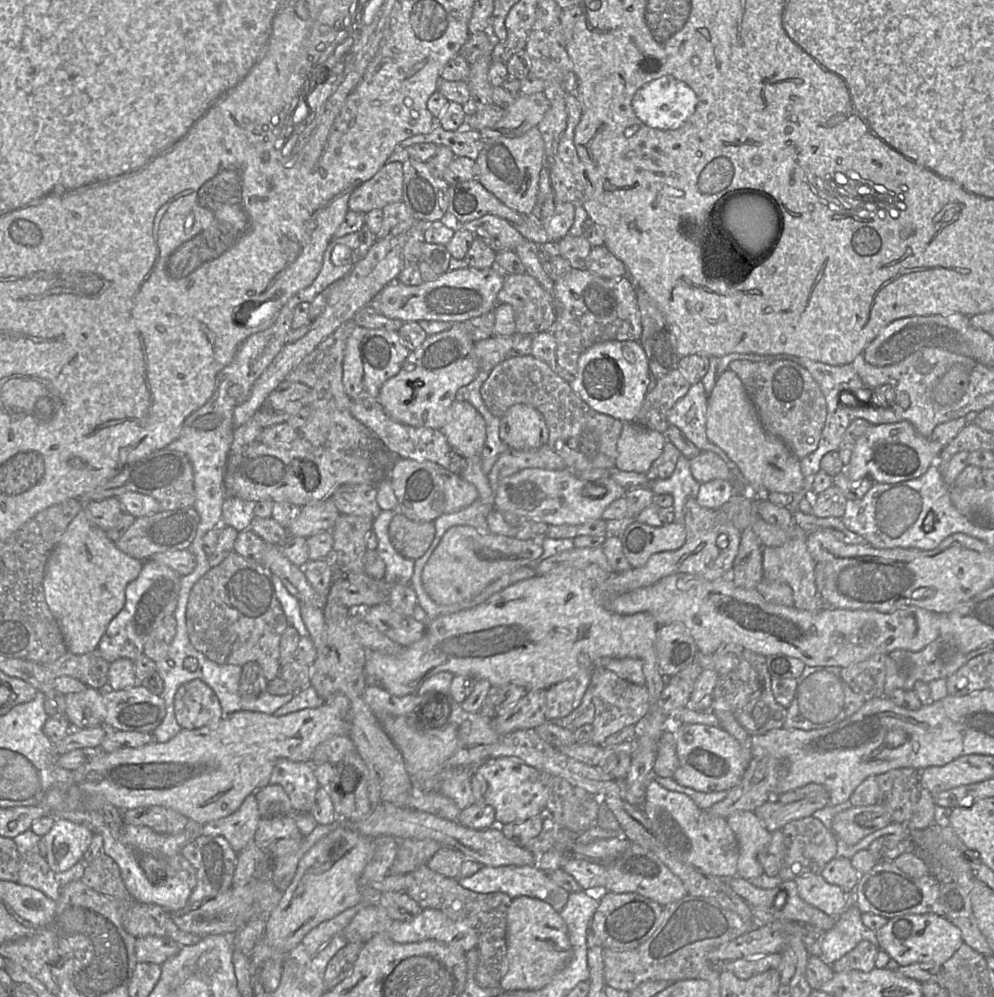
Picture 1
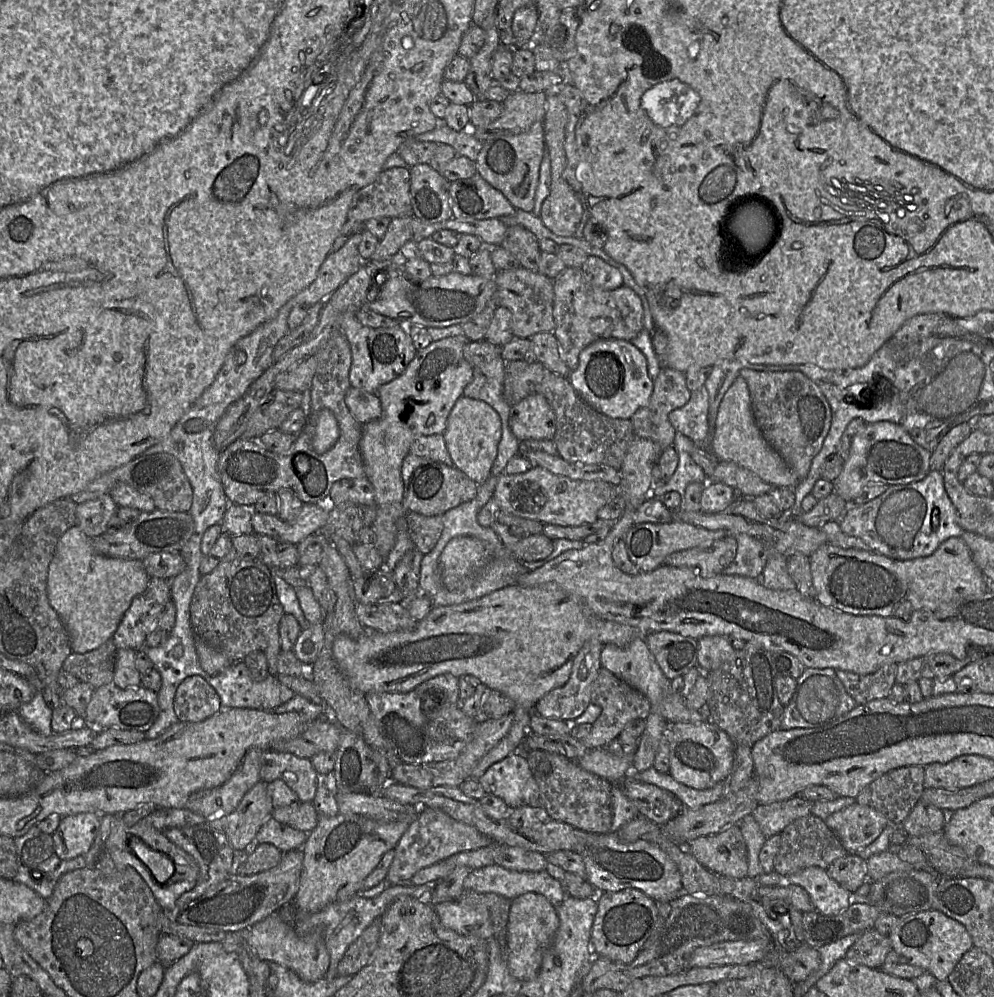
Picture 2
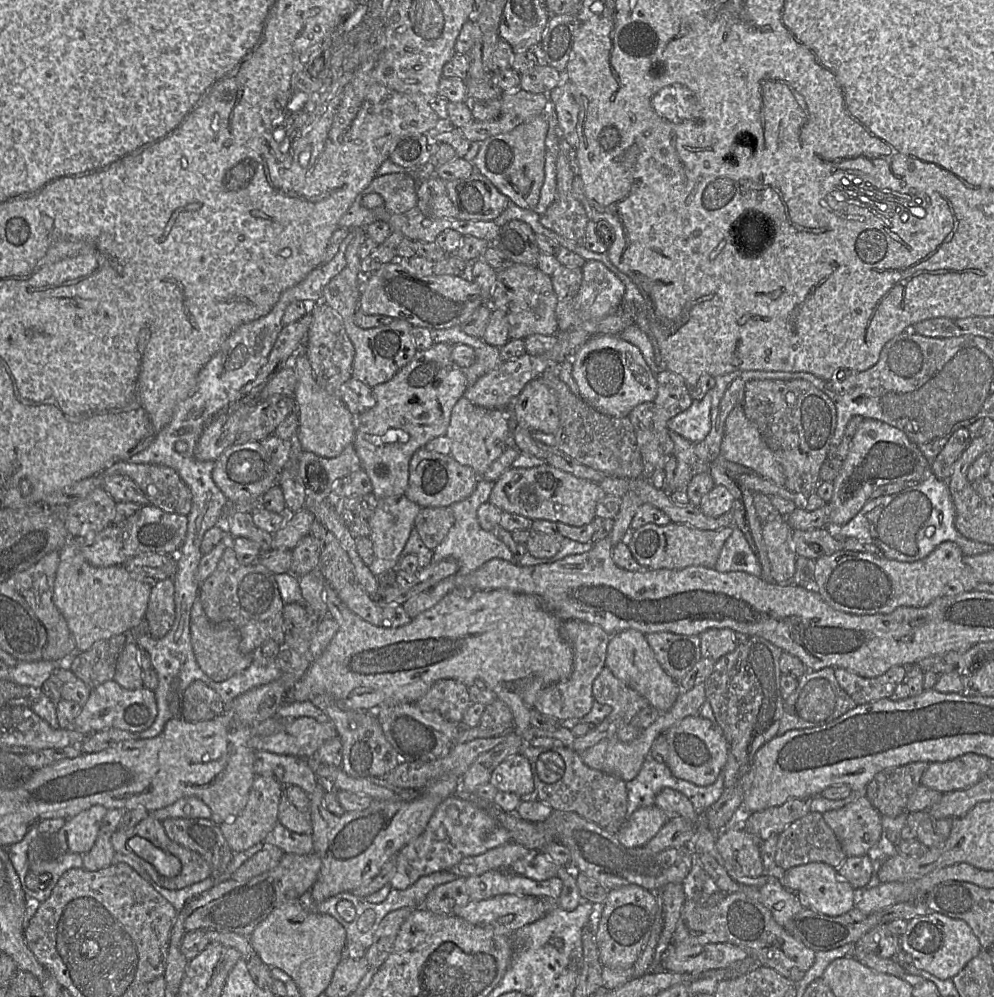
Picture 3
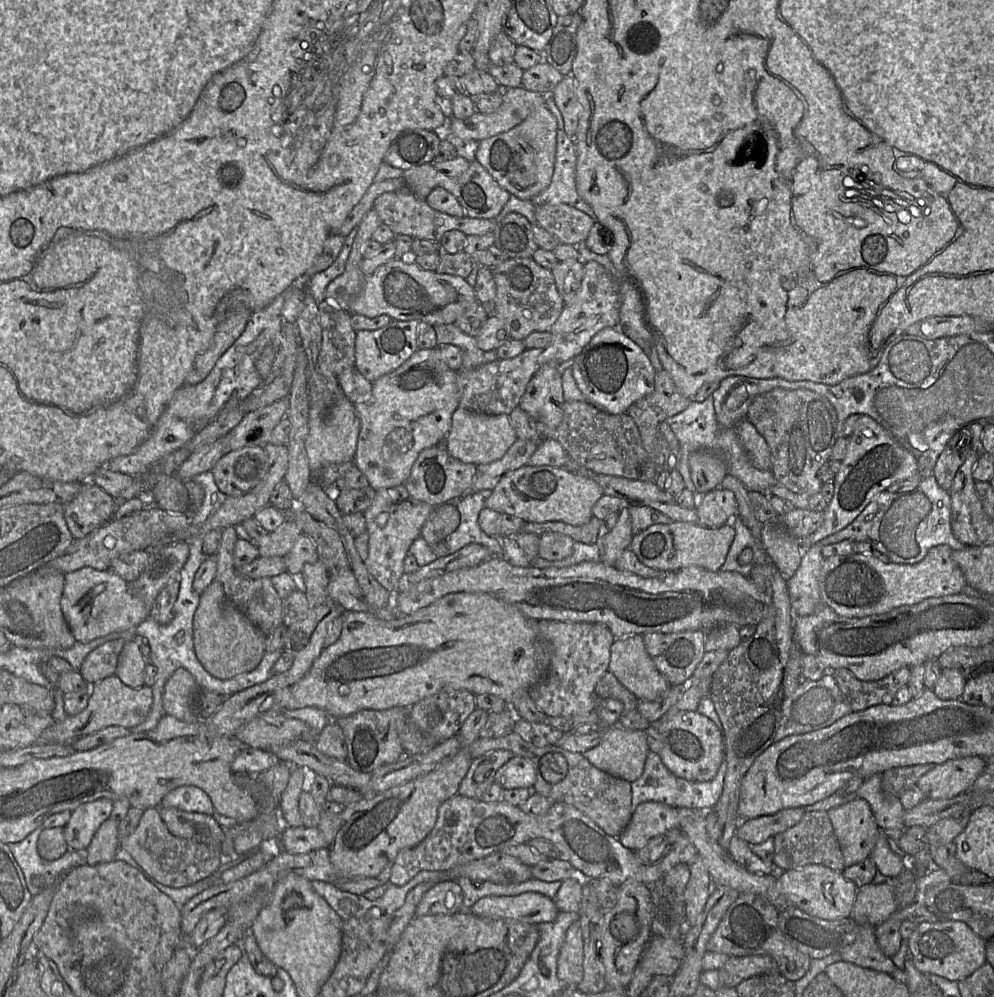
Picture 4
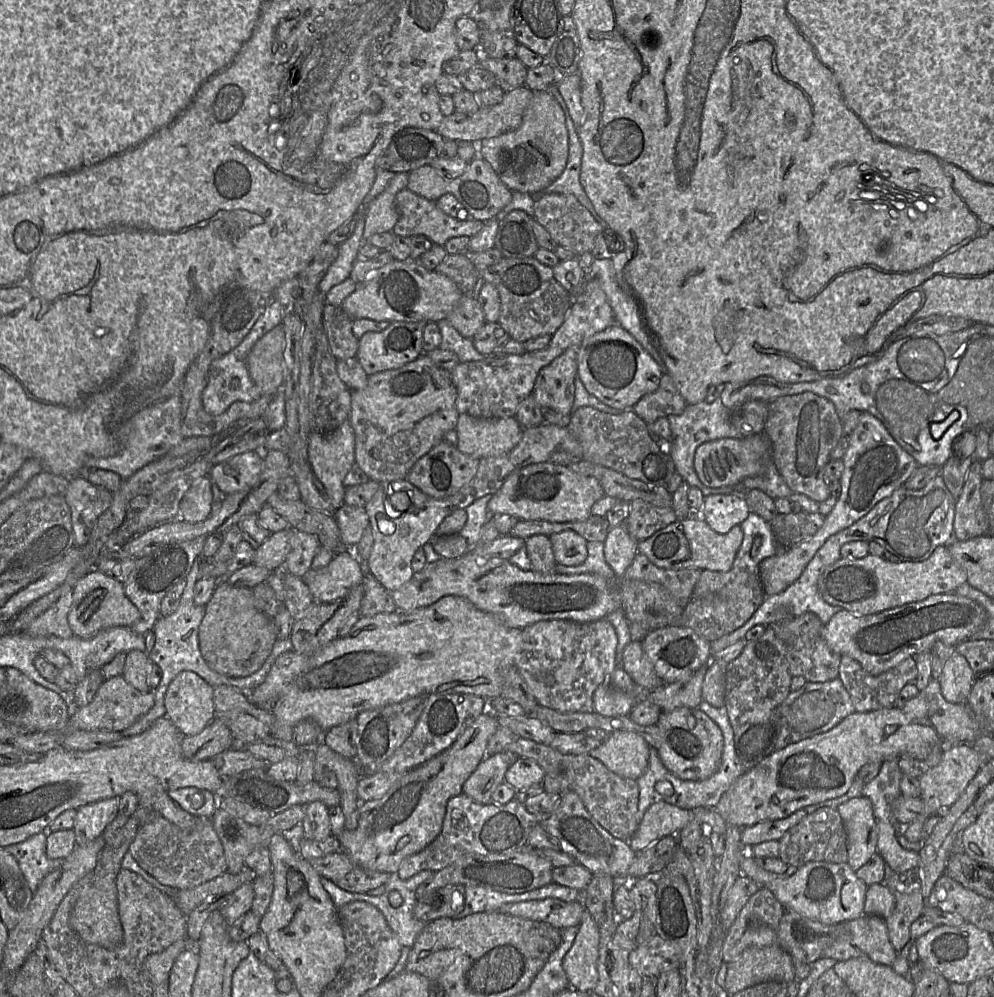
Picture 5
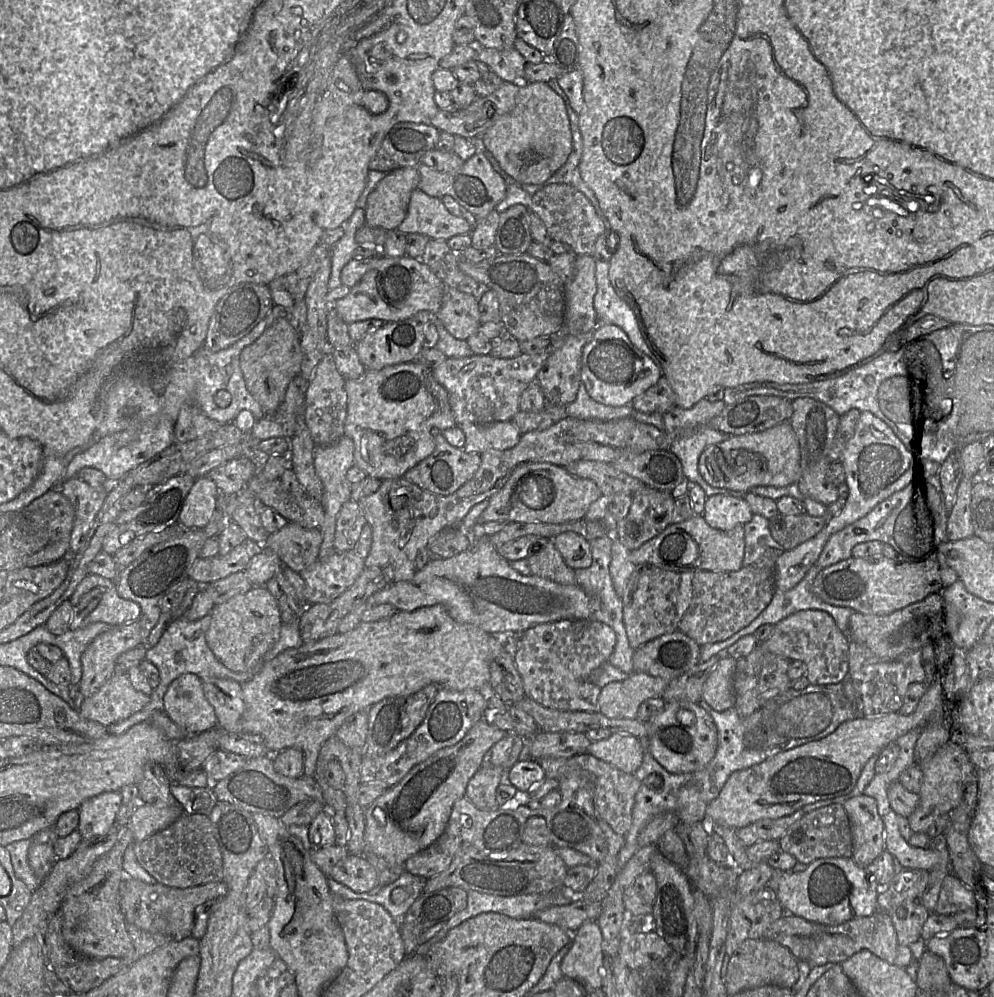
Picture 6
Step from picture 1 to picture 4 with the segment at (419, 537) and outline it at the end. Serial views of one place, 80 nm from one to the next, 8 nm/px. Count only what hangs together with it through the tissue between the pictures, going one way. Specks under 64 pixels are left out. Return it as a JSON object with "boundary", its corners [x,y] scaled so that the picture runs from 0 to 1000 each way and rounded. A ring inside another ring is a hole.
{"boundary":[[[457,505],[437,509],[425,528],[423,538],[433,548],[447,543],[463,526],[463,515]]]}

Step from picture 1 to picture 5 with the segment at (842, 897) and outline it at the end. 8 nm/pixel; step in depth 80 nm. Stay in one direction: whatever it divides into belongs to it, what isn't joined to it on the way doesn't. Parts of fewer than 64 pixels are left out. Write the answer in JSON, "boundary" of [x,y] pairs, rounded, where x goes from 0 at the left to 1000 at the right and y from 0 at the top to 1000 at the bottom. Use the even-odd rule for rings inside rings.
{"boundary":[[[748,854],[743,861],[743,873],[744,877],[756,881],[764,890],[776,892],[790,914],[796,913],[829,927],[858,924],[869,918],[873,888],[861,879],[852,865],[814,865],[792,879],[791,876],[778,876],[764,870],[758,859]]]}

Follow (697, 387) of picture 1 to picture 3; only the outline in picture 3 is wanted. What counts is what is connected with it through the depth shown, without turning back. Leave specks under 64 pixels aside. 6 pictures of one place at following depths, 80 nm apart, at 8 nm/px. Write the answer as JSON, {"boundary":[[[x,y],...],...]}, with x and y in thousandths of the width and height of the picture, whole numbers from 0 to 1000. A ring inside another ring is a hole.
{"boundary":[[[715,391],[704,401],[697,401],[687,413],[672,422],[672,429],[694,443],[704,443],[715,430]]]}

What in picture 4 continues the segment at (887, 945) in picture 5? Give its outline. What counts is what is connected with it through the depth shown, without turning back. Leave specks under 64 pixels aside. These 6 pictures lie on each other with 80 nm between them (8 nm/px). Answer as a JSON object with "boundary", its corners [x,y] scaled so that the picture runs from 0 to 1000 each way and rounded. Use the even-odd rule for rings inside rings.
{"boundary":[[[865,928],[860,944],[846,952],[844,957],[848,964],[883,975],[896,977],[902,971],[897,961],[891,959],[885,952],[880,930],[875,928]]]}

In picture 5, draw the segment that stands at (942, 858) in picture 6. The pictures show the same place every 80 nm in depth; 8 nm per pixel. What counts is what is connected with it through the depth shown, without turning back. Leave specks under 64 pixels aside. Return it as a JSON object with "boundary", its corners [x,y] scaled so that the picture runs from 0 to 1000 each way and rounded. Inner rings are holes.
{"boundary":[[[882,823],[882,835],[883,844],[881,857],[884,857],[889,862],[891,869],[894,872],[902,876],[907,876],[924,870],[925,856],[922,854],[911,853],[905,848],[900,831],[900,823]]]}

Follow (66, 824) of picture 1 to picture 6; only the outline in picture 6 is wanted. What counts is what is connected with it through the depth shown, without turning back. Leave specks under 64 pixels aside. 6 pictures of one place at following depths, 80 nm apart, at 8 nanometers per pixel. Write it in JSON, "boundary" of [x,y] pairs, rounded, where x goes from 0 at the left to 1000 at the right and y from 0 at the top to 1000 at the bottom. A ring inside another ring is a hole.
{"boundary":[[[121,793],[102,795],[79,809],[77,834],[82,842],[106,838],[117,826],[118,816],[123,808]]]}

